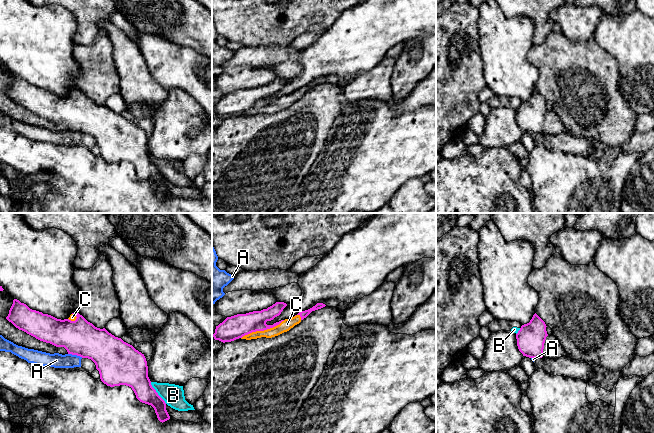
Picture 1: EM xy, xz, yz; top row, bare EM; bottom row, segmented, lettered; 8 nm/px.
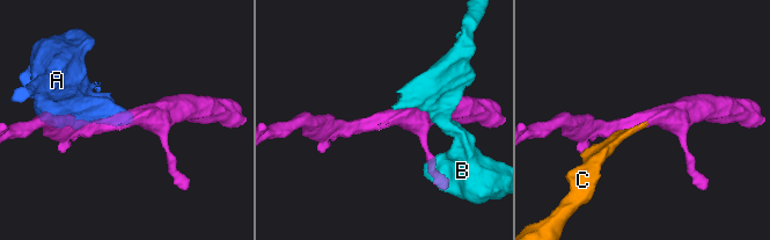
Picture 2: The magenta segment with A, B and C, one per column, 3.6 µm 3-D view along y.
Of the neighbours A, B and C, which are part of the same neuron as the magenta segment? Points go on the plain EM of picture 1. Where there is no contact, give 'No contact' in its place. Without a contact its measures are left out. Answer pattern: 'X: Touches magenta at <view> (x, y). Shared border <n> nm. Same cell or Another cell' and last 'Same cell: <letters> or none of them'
A: Touches magenta at xy (75, 130). Shared border 120 nm. Another cell
B: Touches magenta at xy (157, 169). Shared border 220 nm. Another cell
C: Touches magenta at xz (262, 106). Shared border 380 nm. Same cell
Same cell: C

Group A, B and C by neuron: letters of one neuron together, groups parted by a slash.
A / B / C

